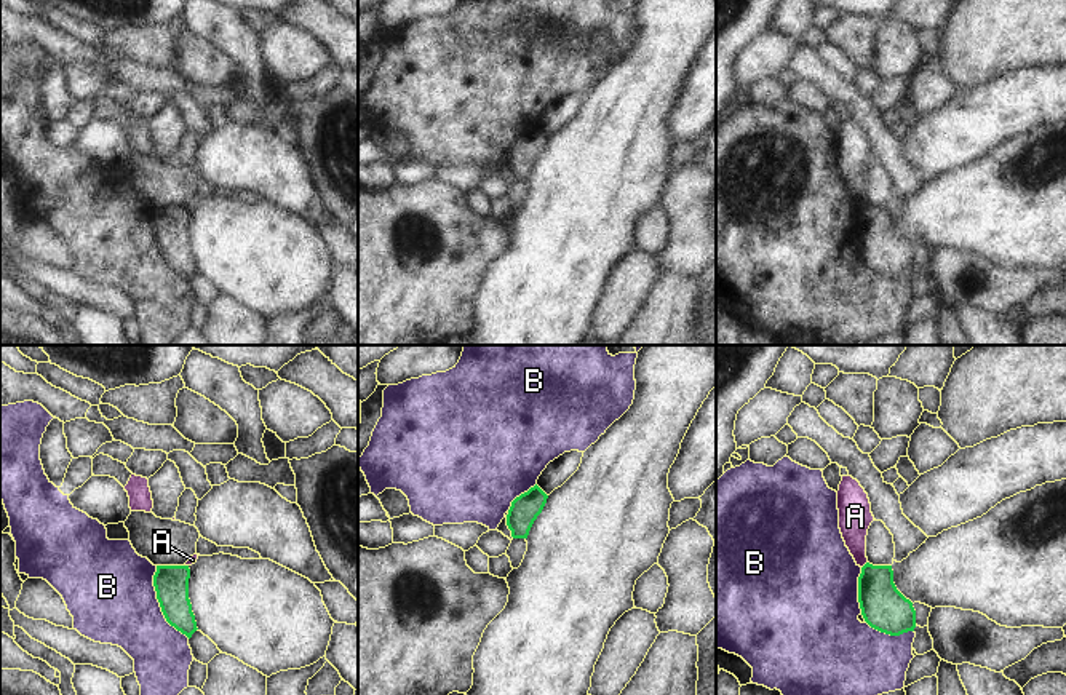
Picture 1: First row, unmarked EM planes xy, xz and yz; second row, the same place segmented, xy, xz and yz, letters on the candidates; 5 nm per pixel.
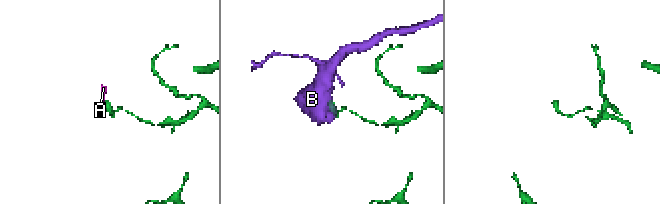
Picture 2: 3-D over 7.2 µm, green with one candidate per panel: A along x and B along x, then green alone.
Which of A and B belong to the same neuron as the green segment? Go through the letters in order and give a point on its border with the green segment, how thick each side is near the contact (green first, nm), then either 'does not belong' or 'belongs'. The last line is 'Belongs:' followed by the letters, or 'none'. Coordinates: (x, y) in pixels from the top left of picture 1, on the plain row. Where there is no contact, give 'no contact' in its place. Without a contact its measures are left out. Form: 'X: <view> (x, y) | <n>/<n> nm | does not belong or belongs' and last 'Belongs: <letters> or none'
A: yz (865, 206) | 220/170 nm | does not belong
B: xy (160, 246) | 180/440 nm | does not belong
Belongs: none

